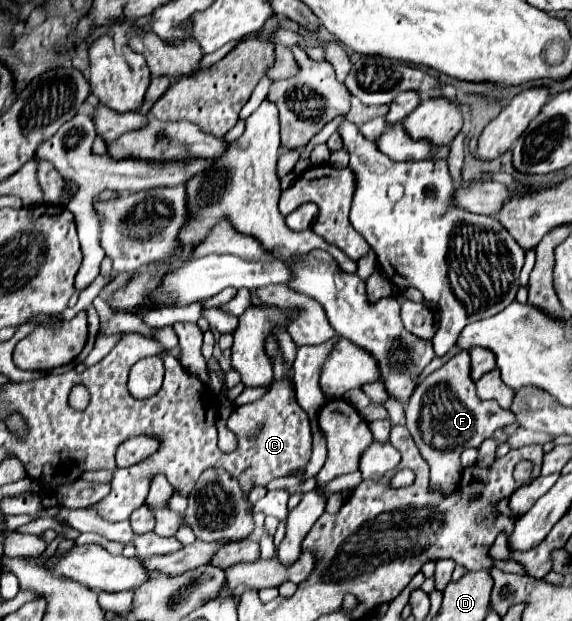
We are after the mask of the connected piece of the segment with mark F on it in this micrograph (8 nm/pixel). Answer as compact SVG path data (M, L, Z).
M458 352L458 360L448 360L442 368L424 378L406 406L406 426L420 446L420 454L430 466L430 484L436 492L452 492L460 482L462 464L460 454L464 448L478 448L496 428L516 422L512 410L504 410L496 400L480 400L470 380L468 352Z

